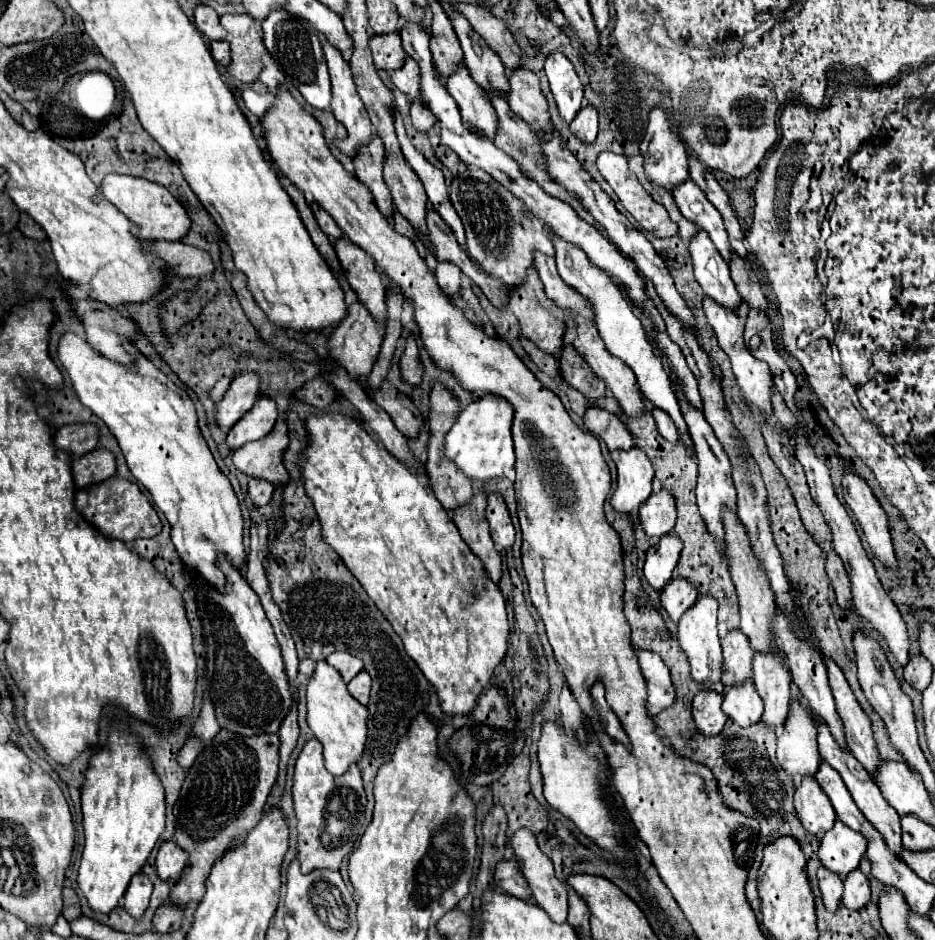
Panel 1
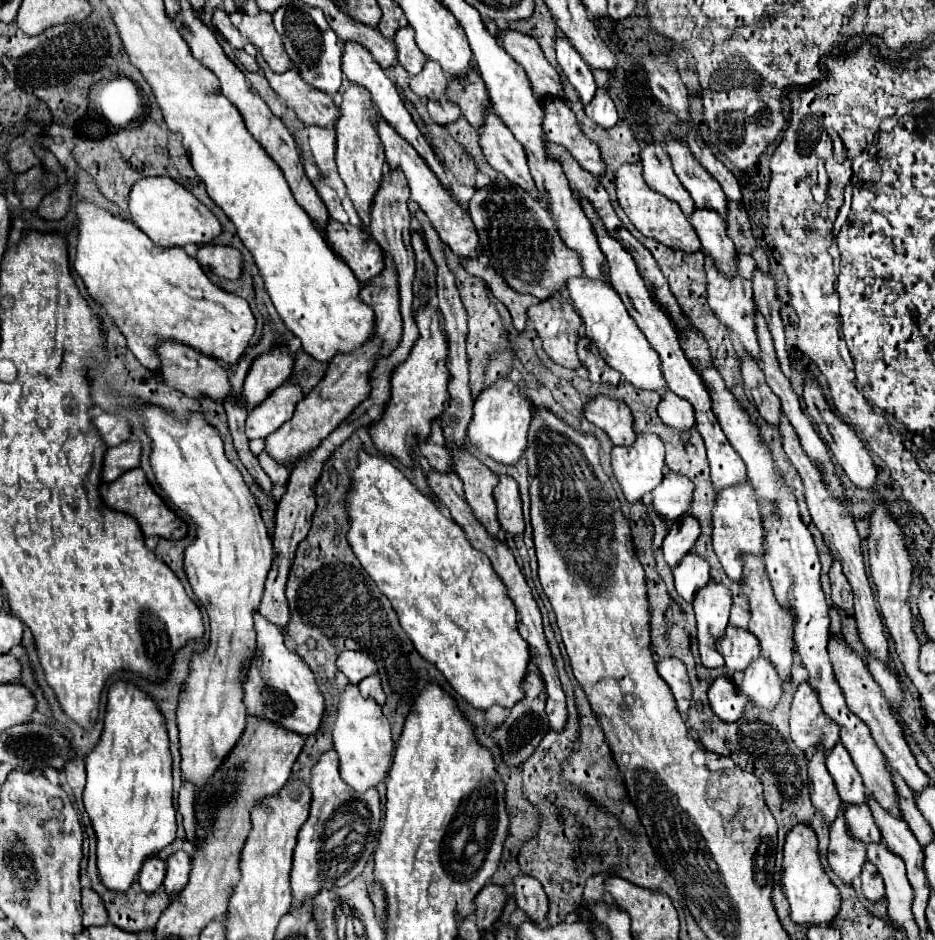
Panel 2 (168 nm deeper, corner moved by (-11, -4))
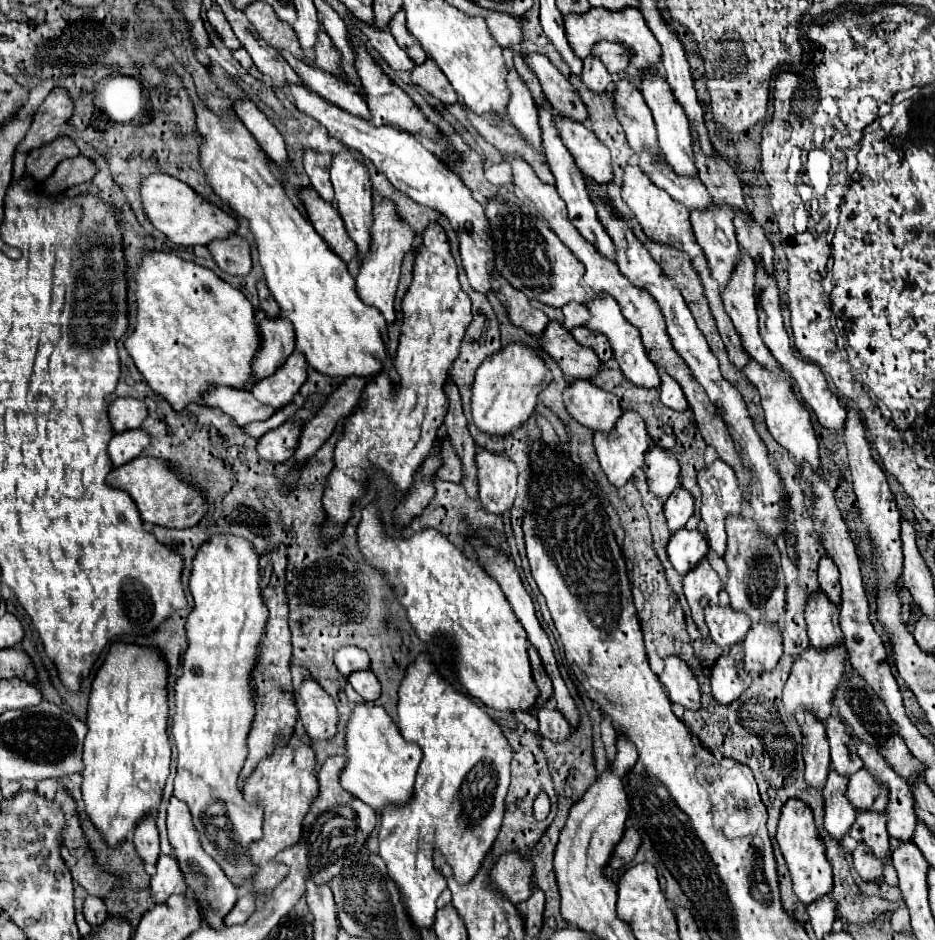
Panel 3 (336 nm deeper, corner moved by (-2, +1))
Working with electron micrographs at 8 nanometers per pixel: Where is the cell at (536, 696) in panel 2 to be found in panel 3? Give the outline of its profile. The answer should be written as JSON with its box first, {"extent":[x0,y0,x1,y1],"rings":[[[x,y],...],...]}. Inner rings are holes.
{"extent":[528,645,552,715],"rings":[[[528,645],[528,655],[530,655],[530,665],[532,665],[532,677],[534,677],[534,683],[536,683],[538,691],[540,691],[538,699],[534,703],[534,711],[530,711],[530,715],[532,715],[532,713],[538,711],[538,707],[542,707],[552,697],[552,683],[550,683],[544,667],[540,663],[540,657],[538,657],[538,653],[534,651],[532,645]]]}

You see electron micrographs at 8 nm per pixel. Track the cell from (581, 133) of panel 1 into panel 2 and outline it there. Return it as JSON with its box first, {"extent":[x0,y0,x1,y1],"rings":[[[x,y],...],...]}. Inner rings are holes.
{"extent":[585,88,617,128],"rings":[[[597,88],[593,100],[585,106],[585,112],[593,122],[597,122],[603,128],[613,128],[617,122],[615,104],[605,88]]]}

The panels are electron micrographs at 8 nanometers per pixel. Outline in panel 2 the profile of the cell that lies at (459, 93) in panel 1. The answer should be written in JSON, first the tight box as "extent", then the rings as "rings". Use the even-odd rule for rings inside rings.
{"extent":[479,112,539,200],"rings":[[[493,112],[487,114],[485,126],[479,130],[481,138],[479,144],[487,162],[501,174],[505,174],[513,184],[521,186],[527,194],[539,200],[539,190],[531,180],[525,148],[515,140],[511,130],[495,116]]]}

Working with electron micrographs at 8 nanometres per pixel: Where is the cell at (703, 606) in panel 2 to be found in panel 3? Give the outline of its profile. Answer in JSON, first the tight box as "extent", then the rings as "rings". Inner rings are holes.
{"extent":[684,559,722,637],"rings":[[[702,559],[690,575],[684,579],[684,595],[688,599],[688,605],[692,609],[692,619],[702,633],[702,637],[708,637],[708,627],[704,623],[704,607],[702,599],[708,599],[710,605],[718,605],[718,593],[722,589],[722,583],[716,575],[716,571],[710,567],[708,559]]]}

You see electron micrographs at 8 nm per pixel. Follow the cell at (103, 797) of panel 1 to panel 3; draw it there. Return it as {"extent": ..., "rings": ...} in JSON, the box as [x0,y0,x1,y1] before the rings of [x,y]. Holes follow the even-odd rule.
{"extent":[82,643,170,865],"rings":[[[114,643],[92,683],[86,715],[88,733],[82,753],[82,799],[88,821],[112,849],[118,849],[138,825],[134,847],[148,865],[156,865],[160,847],[154,819],[144,817],[158,815],[162,789],[170,773],[166,677],[166,663],[156,651]]]}

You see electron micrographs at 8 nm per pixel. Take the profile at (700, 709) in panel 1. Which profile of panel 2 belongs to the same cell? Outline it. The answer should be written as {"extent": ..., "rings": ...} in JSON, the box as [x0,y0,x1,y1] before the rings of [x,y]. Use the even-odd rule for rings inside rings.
{"extent":[709,676,747,722],"rings":[[[719,676],[709,688],[709,704],[721,720],[735,722],[741,716],[747,698],[735,688],[731,678]]]}

